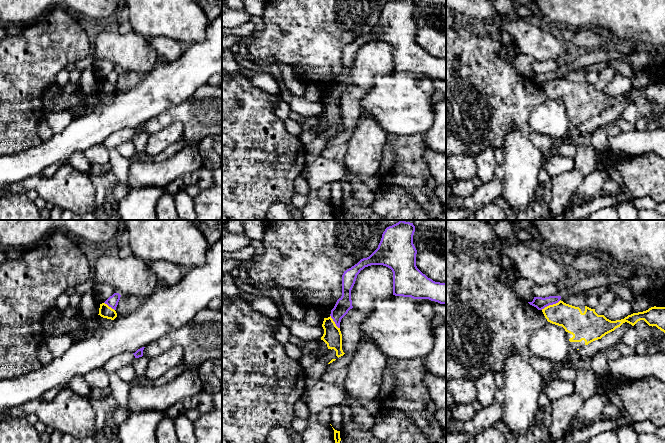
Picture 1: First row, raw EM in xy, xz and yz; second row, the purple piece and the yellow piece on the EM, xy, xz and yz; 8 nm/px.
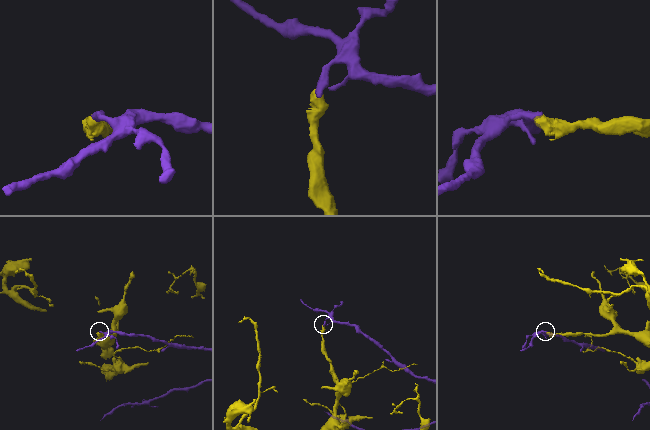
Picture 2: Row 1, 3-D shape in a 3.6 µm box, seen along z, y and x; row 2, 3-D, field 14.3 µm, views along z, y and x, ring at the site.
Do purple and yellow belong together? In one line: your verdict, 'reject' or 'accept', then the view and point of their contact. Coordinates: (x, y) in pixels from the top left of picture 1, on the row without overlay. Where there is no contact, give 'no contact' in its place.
reject; contact yz (550, 80)

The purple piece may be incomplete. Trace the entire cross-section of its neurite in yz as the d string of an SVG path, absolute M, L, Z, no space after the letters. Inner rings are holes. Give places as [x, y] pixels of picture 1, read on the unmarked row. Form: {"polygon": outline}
{"polygon": "M549 72L549 73L534 73L532 78L528 78L530 81L536 83L538 86L542 86L549 81L556 80L560 77L561 72Z"}

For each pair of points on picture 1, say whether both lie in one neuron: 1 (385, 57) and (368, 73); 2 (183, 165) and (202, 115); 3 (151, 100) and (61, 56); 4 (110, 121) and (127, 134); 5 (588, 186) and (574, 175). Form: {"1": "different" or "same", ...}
{"1": "same", "2": "different", "3": "different", "4": "different", "5": "different"}

